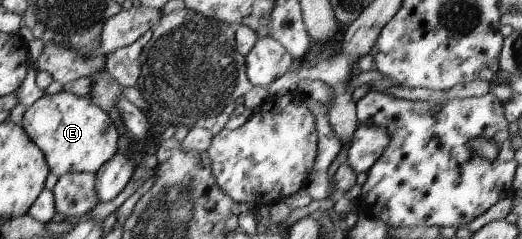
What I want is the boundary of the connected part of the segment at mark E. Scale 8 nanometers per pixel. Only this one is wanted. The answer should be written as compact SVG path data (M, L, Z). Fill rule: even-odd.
M63 90L53 95L45 94L26 108L22 115L21 127L43 154L48 170L57 177L67 172L95 173L117 150L118 131L114 123L89 96L79 97Z

